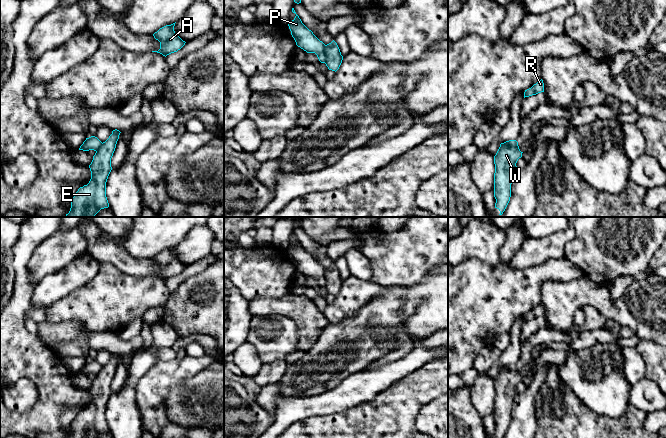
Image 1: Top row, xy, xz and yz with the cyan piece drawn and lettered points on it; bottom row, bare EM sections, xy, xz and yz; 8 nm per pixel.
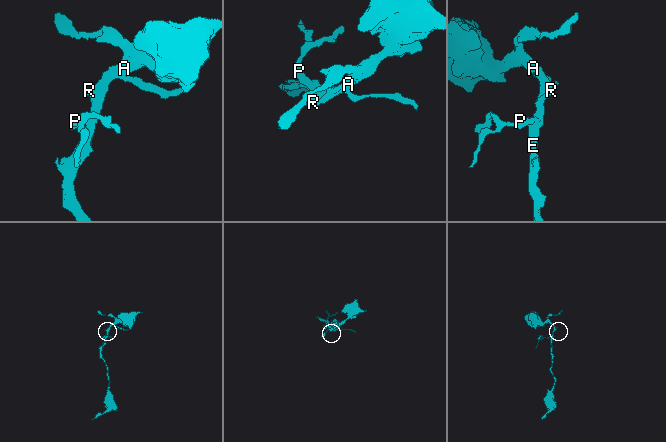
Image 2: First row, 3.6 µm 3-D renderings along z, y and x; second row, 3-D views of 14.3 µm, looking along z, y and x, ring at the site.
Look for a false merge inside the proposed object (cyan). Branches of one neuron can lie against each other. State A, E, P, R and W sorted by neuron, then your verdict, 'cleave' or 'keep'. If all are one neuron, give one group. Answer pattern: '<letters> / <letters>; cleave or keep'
A E R W / P; cleave

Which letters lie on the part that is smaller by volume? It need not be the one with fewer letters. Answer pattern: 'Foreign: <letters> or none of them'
Foreign: P

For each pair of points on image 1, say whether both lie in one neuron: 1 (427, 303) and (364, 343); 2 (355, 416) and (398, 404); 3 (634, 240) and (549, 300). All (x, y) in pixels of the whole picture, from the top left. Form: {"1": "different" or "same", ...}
{"1": "same", "2": "same", "3": "different"}

